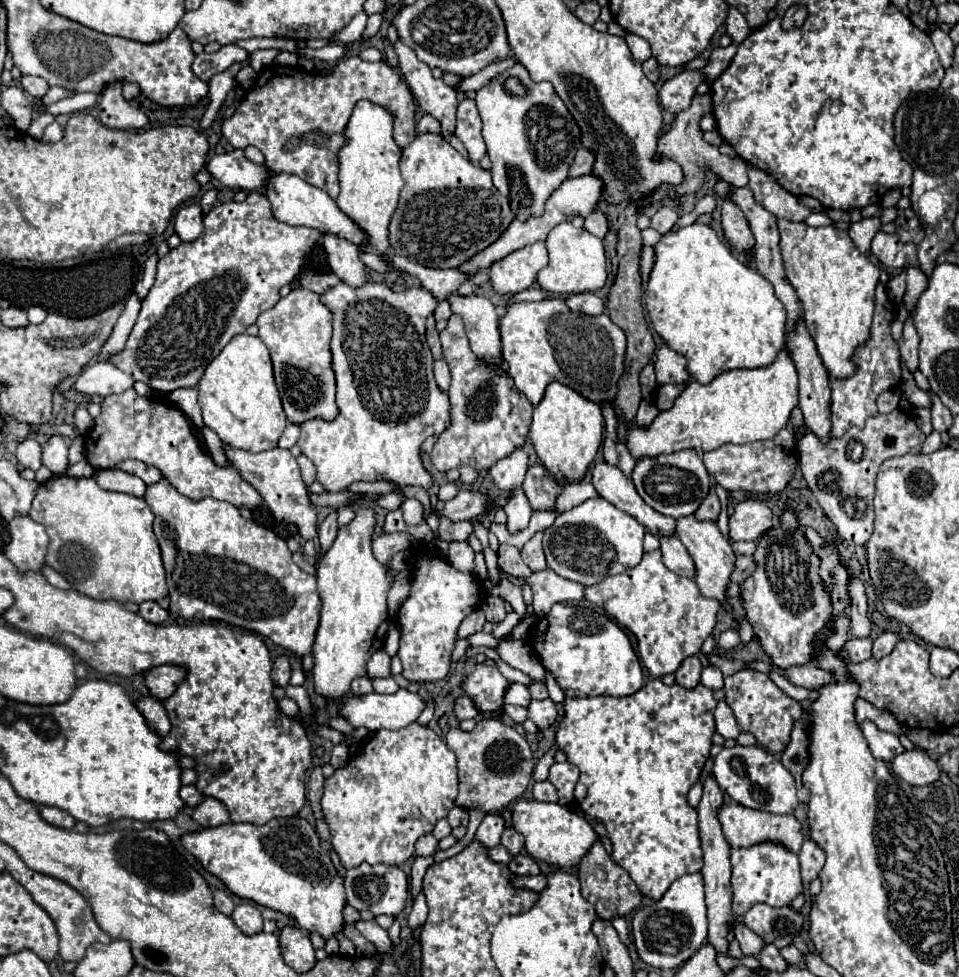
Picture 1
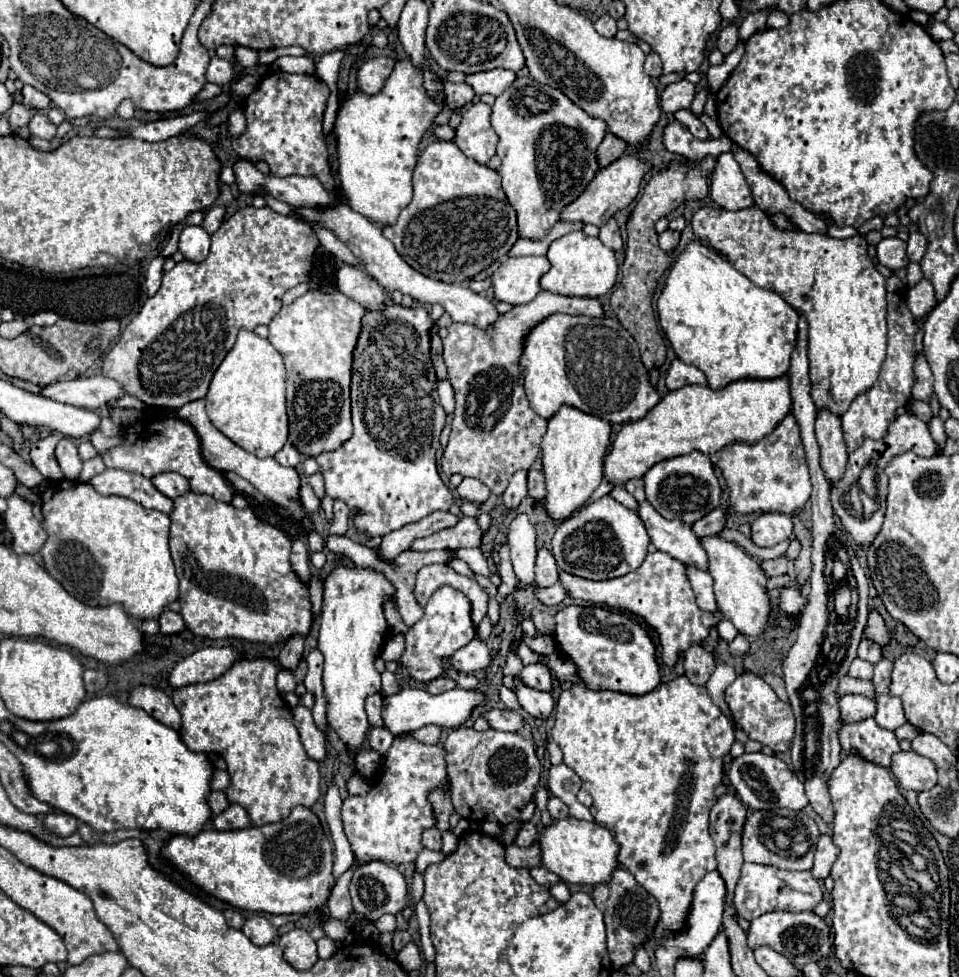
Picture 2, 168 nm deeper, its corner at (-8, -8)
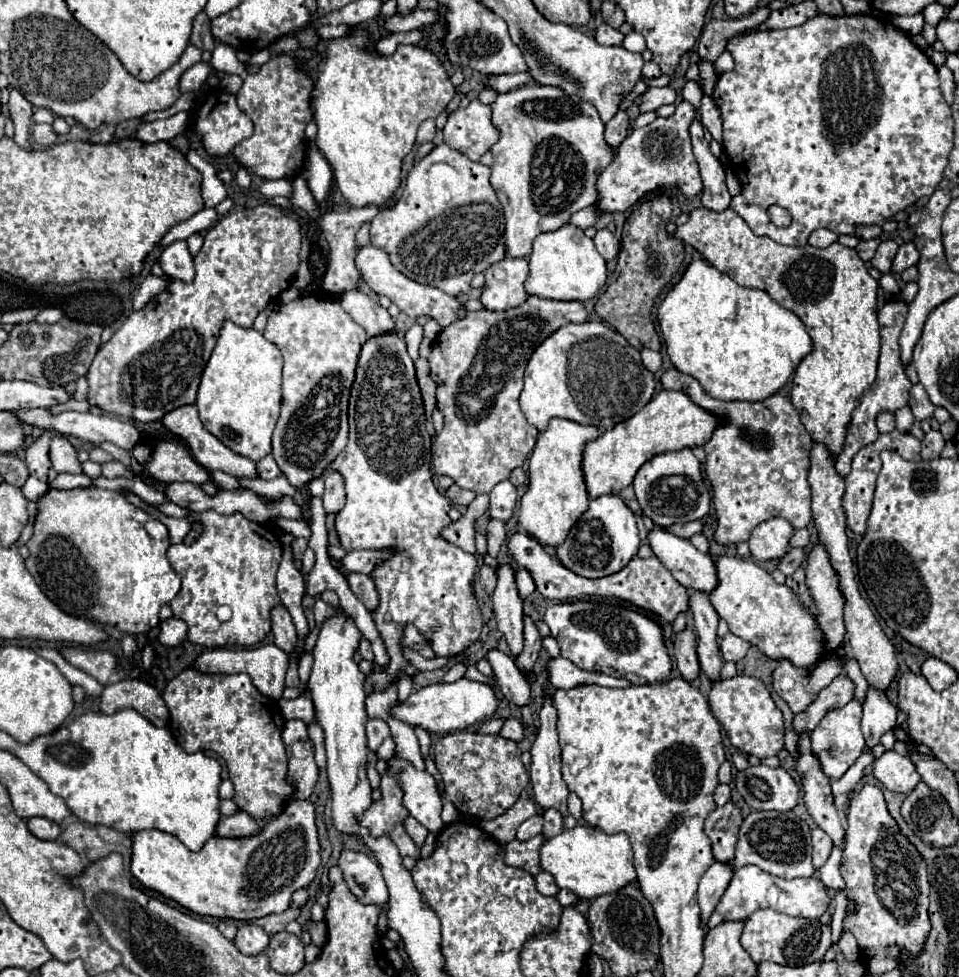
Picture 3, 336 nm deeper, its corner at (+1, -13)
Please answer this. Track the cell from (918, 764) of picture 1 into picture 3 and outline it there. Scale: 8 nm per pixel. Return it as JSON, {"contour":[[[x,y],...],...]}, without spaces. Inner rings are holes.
{"contour":[[[885,751],[875,759],[873,775],[885,789],[893,793],[909,793],[921,781],[911,759],[895,751]]]}

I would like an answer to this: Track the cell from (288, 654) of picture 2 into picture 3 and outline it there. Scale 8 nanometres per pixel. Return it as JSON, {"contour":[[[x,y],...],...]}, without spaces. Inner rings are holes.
{"contour":[[[277,605],[271,609],[271,621],[273,621],[273,635],[275,635],[275,645],[281,647],[283,651],[291,653],[295,649],[297,633],[295,625],[291,621],[291,615],[283,605]]]}

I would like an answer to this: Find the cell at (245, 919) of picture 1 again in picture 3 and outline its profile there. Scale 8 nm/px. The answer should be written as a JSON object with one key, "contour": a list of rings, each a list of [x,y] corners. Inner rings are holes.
{"contour":[[[245,923],[239,927],[237,937],[233,941],[237,945],[237,949],[243,955],[259,955],[267,949],[269,945],[269,935],[255,923]]]}

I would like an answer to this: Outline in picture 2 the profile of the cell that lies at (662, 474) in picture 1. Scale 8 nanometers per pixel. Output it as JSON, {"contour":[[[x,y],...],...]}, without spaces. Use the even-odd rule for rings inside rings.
{"contour":[[[690,452],[654,464],[644,474],[644,490],[646,490],[646,500],[654,506],[658,514],[662,514],[668,520],[678,518],[686,524],[694,524],[696,520],[704,518],[708,512],[718,508],[720,502],[718,478],[714,474],[710,458],[702,452]]]}

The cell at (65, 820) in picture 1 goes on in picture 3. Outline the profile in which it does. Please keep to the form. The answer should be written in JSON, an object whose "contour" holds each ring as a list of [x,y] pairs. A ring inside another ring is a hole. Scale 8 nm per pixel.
{"contour":[[[31,817],[31,819],[27,819],[27,827],[29,827],[29,831],[37,839],[57,839],[59,833],[61,833],[59,825],[55,825],[49,819],[43,819],[43,817]]]}

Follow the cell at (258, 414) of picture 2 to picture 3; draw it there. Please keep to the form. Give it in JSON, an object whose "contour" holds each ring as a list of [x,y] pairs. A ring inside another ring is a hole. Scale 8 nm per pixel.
{"contour":[[[225,321],[201,375],[195,405],[203,427],[231,451],[255,463],[271,453],[271,433],[281,405],[281,367],[281,351],[263,333]]]}

